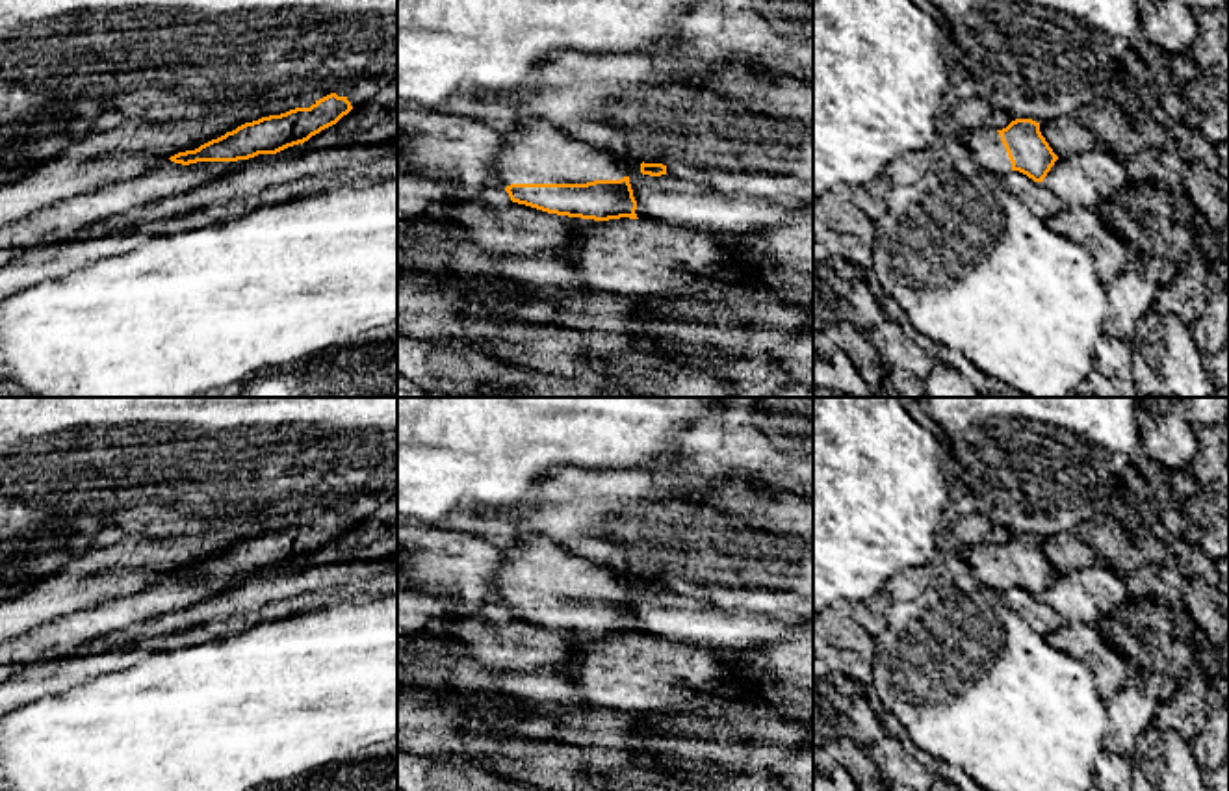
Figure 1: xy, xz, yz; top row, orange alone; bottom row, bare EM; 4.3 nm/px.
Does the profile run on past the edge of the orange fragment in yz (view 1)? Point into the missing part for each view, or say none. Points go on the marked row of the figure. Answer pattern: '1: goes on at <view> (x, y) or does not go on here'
1: goes on at yz (984, 145)

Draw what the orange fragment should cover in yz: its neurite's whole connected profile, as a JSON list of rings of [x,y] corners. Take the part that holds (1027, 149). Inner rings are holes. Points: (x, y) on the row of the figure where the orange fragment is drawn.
[[[1016,119],[1006,128],[964,132],[969,154],[980,169],[997,176],[1019,171],[1034,182],[1043,182],[1058,156],[1040,132],[1040,123]]]

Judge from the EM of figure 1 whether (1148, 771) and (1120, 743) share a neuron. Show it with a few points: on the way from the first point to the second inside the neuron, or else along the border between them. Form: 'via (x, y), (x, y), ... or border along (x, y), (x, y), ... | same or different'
border along (1151, 725), (1127, 758) | different

